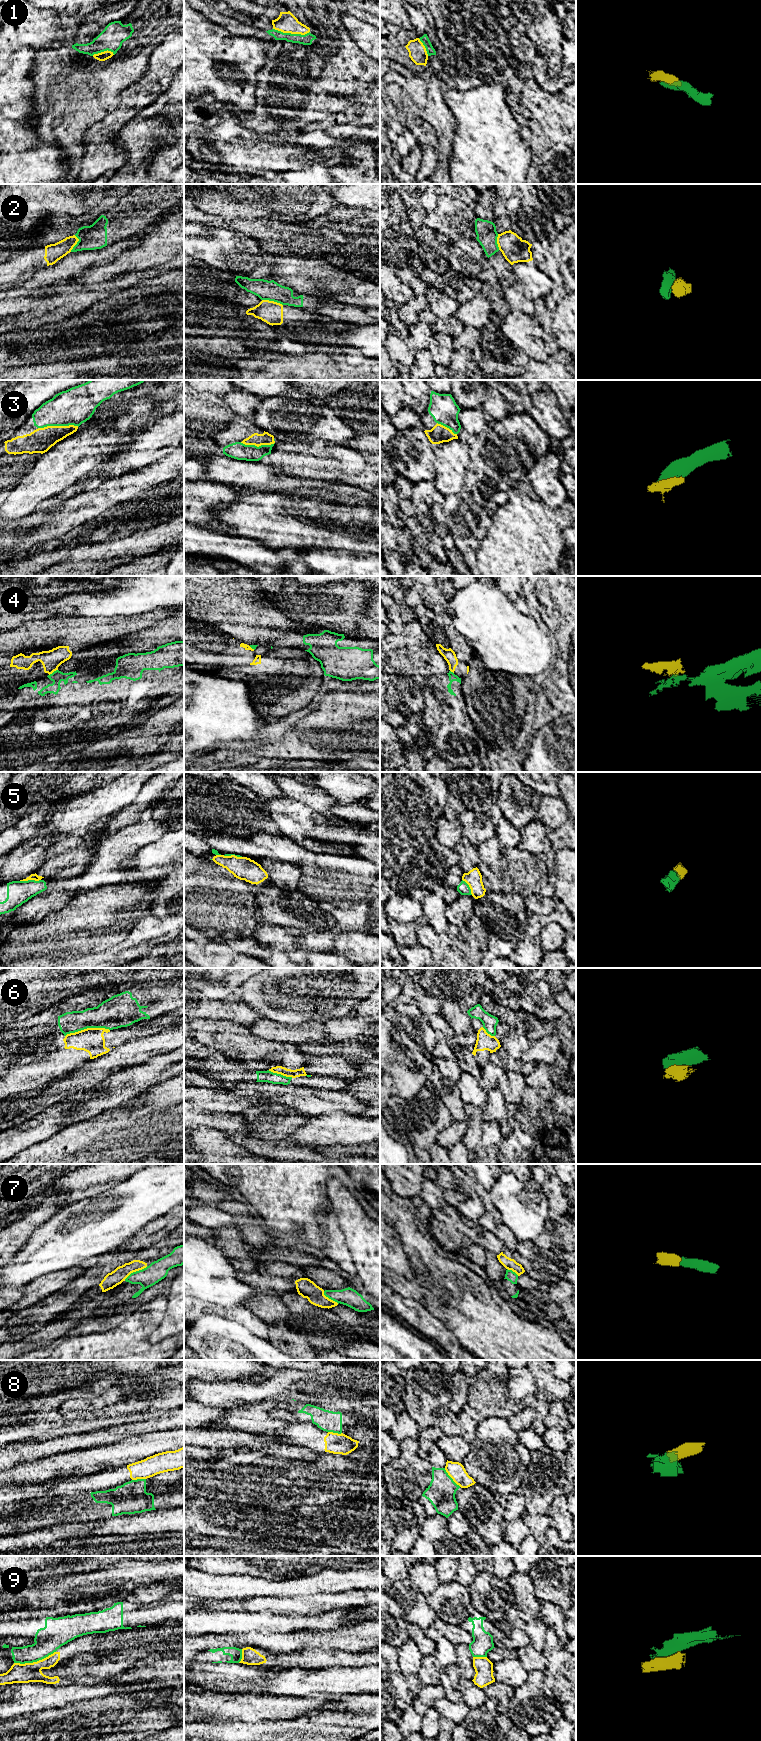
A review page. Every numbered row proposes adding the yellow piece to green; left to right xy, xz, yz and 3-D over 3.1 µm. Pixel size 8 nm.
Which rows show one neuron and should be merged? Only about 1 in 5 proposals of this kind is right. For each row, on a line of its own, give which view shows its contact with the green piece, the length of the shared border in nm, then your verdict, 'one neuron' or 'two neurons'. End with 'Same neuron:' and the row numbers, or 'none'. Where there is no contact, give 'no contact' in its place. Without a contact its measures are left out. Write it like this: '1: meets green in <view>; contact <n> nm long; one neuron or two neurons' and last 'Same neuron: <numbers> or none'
1: meets green in xz; contact 300 nm long; one neuron
2: meets green in xz; contact 180 nm long; two neurons
3: meets green in xy; contact 320 nm long; one neuron
4: meets green in xy; contact 90 nm long; two neurons
5: meets green in xy; contact 170 nm long; one neuron
6: meets green in xy; contact 360 nm long; two neurons
7: meets green in xy; contact 220 nm long; two neurons
8: meets green in yz; contact 200 nm long; two neurons
9: meets green in xy; contact 340 nm long; two neurons
Same neuron: 1, 3, 5

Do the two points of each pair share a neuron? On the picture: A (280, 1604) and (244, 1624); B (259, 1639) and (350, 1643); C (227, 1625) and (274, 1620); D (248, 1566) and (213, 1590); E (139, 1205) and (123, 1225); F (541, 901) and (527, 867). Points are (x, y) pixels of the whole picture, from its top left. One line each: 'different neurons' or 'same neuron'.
A: different neurons
B: same neuron
C: same neuron
D: different neurons
E: same neuron
F: different neurons

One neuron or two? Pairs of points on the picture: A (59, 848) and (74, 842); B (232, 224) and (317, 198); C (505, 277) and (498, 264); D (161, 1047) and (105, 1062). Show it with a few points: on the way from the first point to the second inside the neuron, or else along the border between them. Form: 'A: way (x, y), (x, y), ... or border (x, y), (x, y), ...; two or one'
A: way (63, 844), (70, 842); one
B: border (221, 216), (237, 219); two
C: way (505, 274), (501, 267); one
D: way (147, 1047), (119, 1057); one

